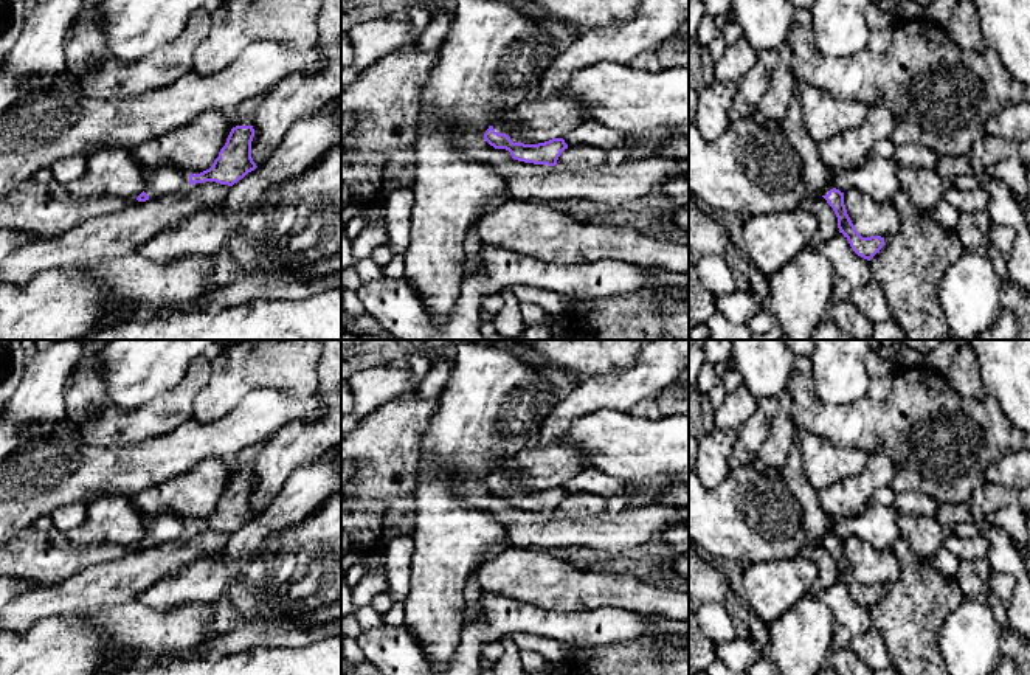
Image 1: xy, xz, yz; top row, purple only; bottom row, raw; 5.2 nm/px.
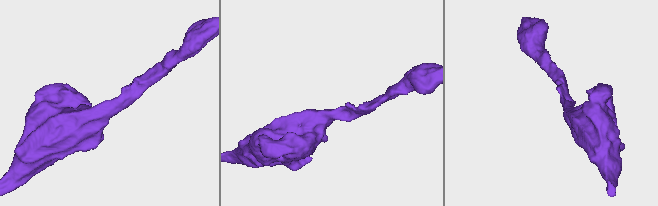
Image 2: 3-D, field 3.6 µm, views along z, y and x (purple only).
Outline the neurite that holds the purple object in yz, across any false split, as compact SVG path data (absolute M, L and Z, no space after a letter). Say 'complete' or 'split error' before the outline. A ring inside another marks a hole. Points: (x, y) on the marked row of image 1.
split error; M799 88L794 90L786 116L779 126L802 158L802 177L810 194L827 200L838 217L839 233L844 234L858 256L870 261L883 248L884 237L862 237L847 214L844 192L830 188L830 171L821 158L819 144L813 141L802 119Z

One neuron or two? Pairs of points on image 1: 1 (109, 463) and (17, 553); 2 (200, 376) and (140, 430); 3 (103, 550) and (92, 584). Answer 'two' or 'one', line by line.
1: two
2: one
3: two

